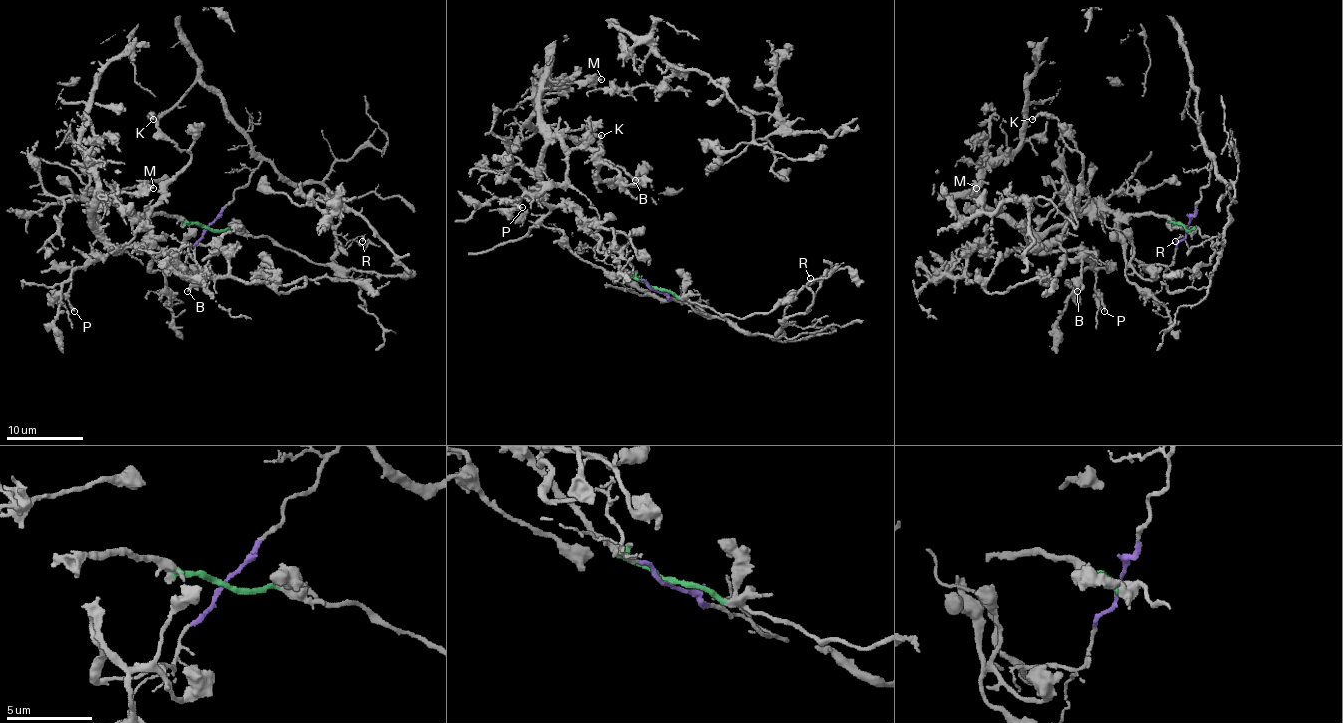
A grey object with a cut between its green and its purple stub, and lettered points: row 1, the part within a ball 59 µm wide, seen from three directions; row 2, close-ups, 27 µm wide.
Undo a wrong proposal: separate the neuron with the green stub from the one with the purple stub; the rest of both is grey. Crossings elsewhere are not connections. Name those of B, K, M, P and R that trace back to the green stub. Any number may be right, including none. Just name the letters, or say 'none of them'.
B, K, M, P

